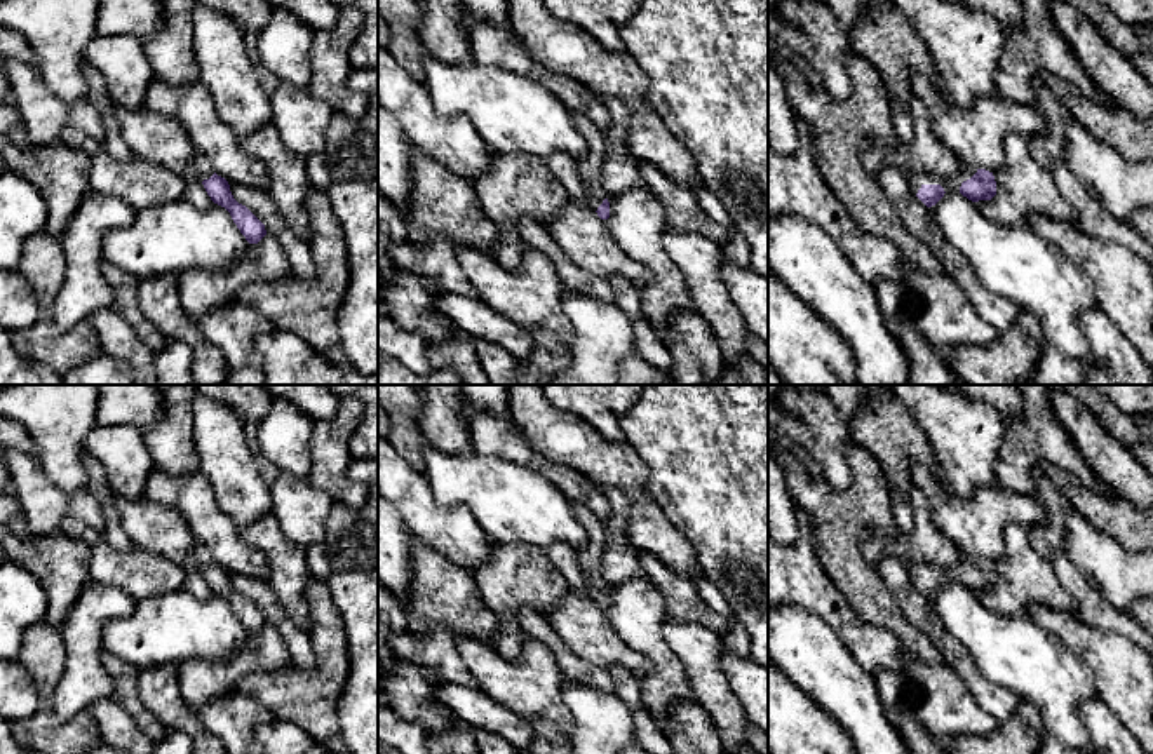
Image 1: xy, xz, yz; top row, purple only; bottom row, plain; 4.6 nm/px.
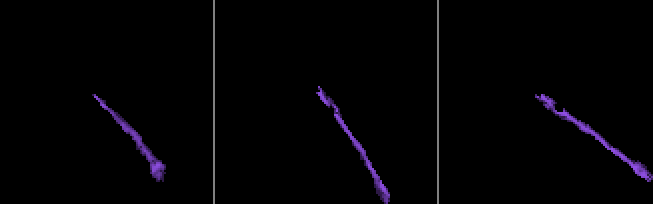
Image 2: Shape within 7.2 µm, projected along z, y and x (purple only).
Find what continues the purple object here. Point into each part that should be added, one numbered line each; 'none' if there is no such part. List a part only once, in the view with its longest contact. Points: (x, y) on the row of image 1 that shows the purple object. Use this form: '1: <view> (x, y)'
1: yz (915, 180)

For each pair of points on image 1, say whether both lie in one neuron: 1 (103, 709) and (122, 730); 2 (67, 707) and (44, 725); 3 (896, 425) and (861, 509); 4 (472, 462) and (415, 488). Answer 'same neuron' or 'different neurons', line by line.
1: same neuron
2: different neurons
3: different neurons
4: different neurons

